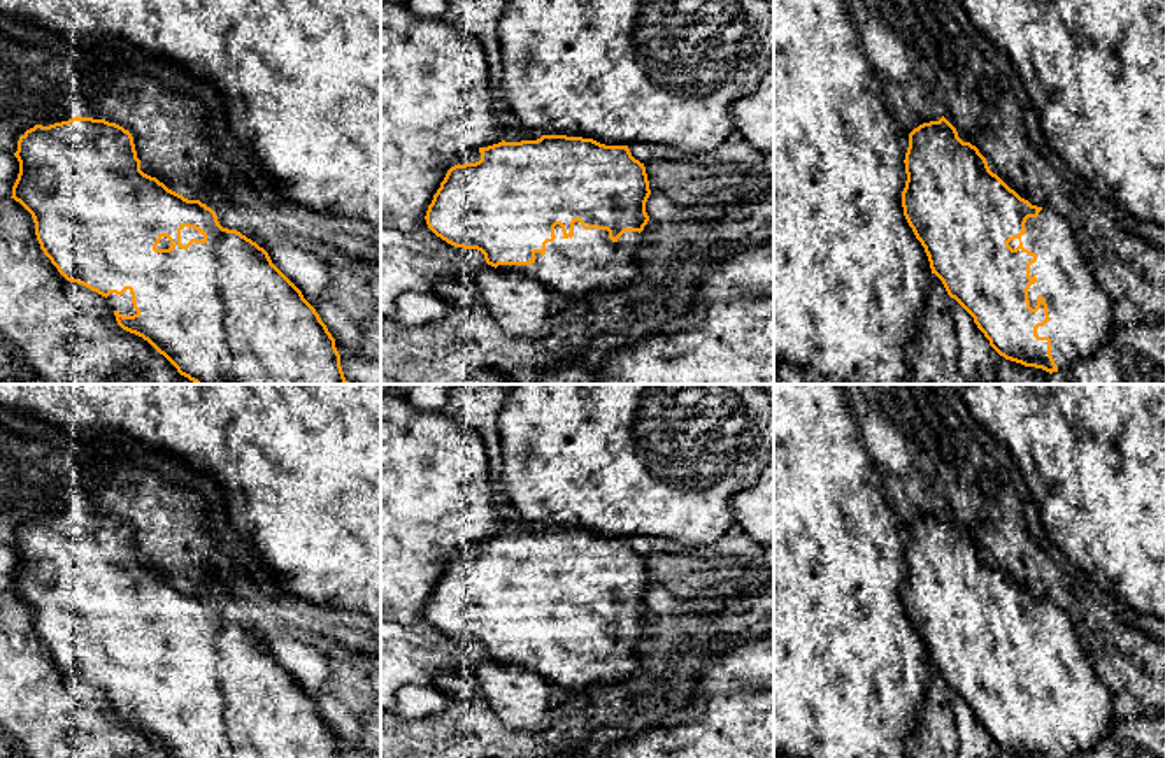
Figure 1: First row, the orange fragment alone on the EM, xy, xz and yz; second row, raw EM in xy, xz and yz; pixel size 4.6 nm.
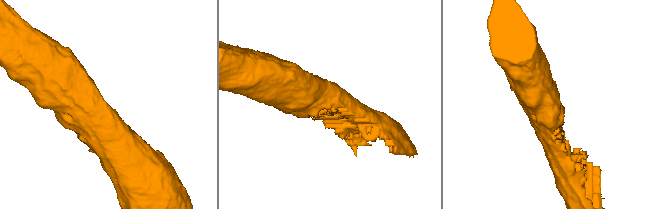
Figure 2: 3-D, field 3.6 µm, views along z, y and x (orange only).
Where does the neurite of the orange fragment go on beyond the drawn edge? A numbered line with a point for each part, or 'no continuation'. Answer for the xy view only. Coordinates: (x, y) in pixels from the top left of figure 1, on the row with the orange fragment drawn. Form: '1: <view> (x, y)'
1: xy (123, 304)

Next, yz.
1: yz (1081, 314)

